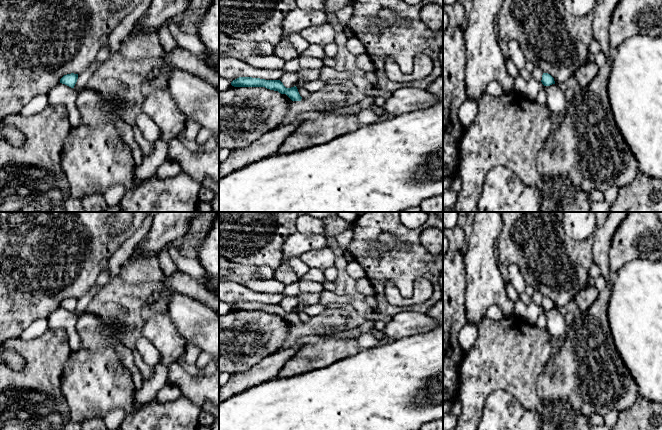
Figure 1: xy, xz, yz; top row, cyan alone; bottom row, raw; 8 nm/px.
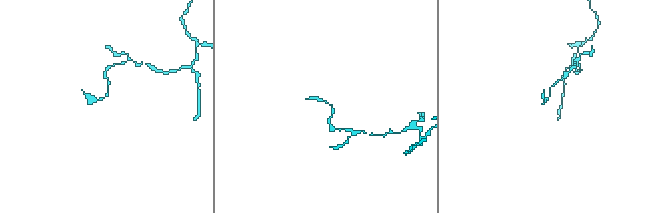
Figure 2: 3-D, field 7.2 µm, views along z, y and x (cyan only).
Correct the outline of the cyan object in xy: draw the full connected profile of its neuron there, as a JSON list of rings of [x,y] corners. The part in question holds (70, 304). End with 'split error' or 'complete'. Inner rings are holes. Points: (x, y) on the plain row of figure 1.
[[[71,297],[71,298],[64,299],[60,303],[60,307],[65,308],[71,312],[74,312],[77,303],[78,303],[78,298]]] | complete

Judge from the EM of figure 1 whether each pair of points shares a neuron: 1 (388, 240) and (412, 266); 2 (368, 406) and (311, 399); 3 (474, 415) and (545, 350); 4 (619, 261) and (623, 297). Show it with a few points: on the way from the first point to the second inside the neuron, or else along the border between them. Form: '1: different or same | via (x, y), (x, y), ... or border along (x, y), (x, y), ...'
1: different | border along (377, 237), (380, 242), (389, 247), (408, 248)
2: same | via (354, 406), (325, 406)
3: same | via (480, 393), (511, 362), (523, 358)
4: different | border along (642, 258), (626, 262), (612, 276)

